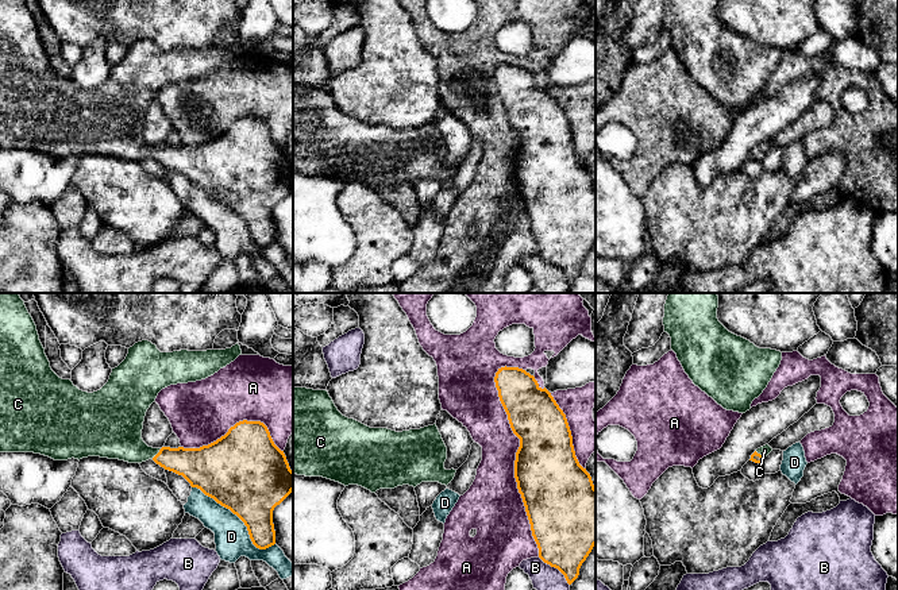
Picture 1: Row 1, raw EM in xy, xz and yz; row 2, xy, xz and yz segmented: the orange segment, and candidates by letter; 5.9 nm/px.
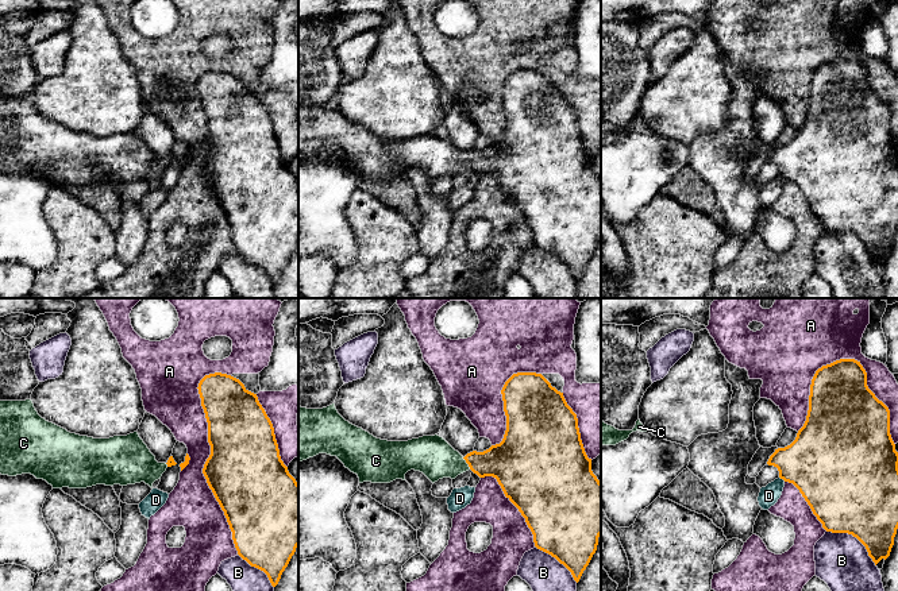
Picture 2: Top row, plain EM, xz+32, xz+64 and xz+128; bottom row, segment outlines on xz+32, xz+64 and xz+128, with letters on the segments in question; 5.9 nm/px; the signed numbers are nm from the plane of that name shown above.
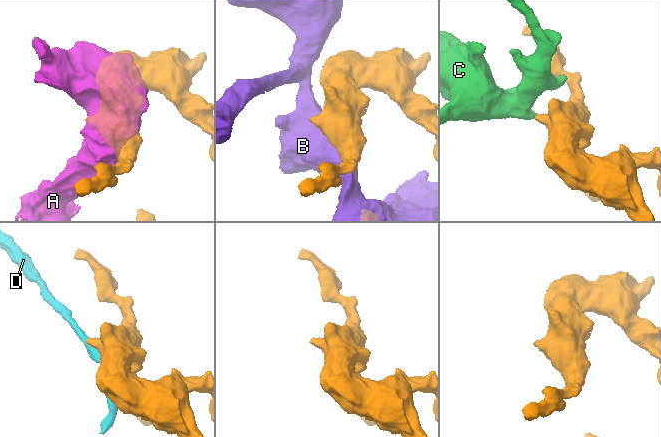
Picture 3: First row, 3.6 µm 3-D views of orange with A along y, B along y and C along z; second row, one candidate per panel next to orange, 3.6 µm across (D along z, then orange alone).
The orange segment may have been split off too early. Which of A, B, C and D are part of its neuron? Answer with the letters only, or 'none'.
C

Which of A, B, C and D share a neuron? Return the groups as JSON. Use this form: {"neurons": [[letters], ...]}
{"neurons": [["A"], ["B"], ["C"], ["D"]]}

